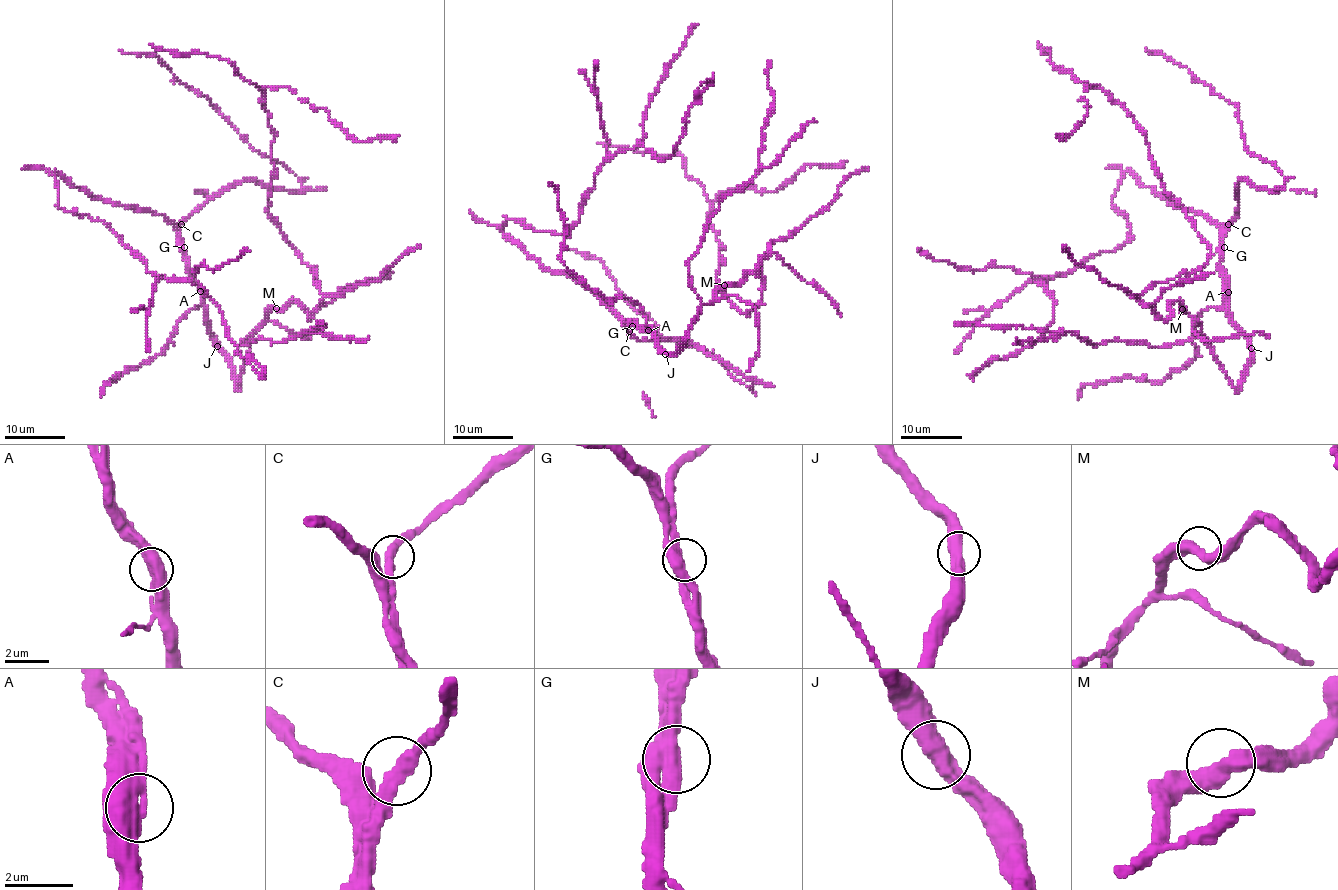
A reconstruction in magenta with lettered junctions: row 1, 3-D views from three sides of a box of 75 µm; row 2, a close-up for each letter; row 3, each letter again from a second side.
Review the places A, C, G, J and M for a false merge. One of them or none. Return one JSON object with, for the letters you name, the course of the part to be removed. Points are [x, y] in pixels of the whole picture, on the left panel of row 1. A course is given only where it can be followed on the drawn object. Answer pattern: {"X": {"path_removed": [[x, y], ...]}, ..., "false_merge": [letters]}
{"false_merge": []}

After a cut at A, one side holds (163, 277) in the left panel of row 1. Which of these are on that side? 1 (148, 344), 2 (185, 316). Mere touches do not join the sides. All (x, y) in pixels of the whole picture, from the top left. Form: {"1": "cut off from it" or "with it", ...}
{"1": "with it", "2": "cut off from it"}

